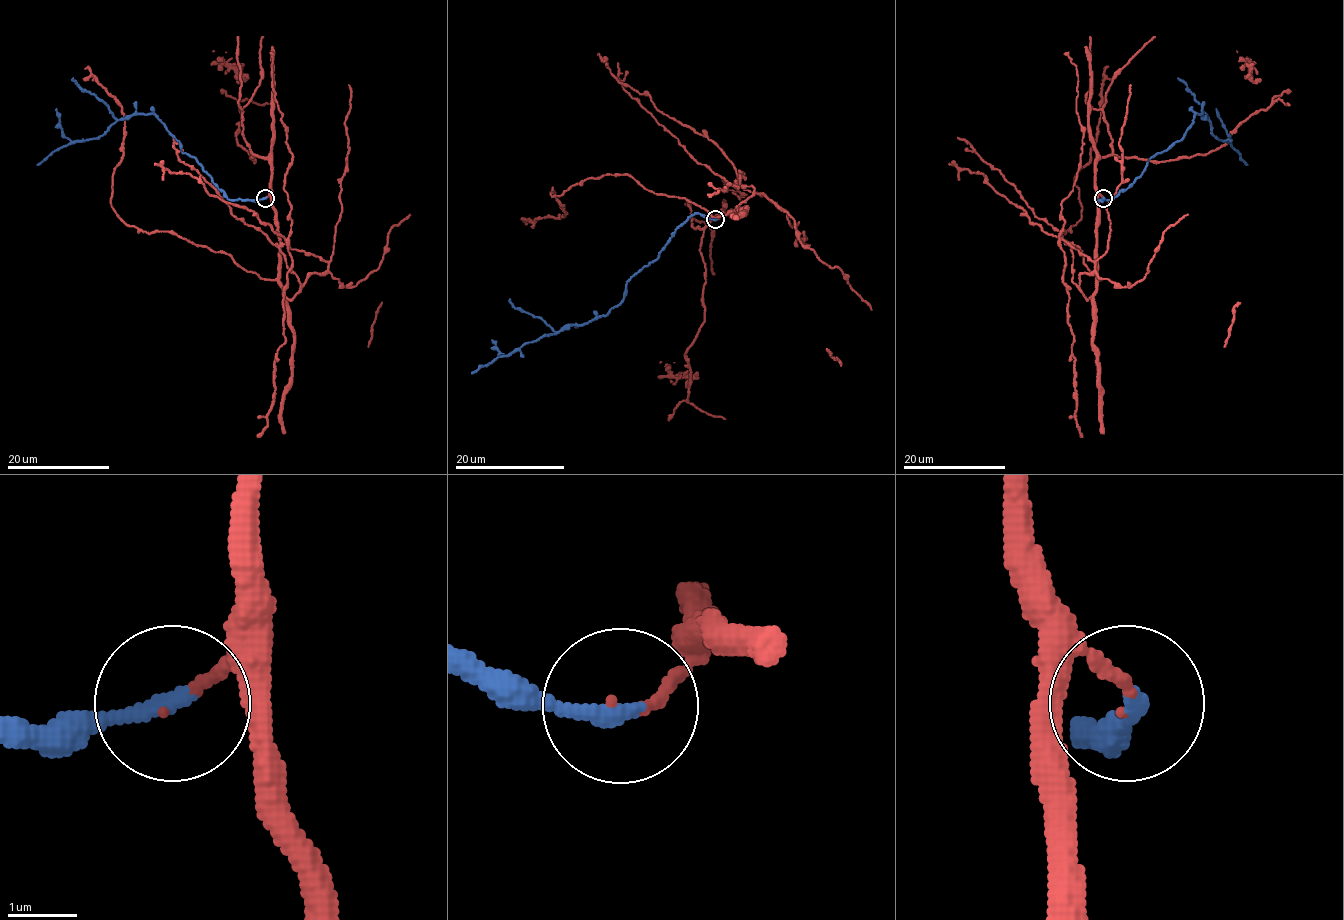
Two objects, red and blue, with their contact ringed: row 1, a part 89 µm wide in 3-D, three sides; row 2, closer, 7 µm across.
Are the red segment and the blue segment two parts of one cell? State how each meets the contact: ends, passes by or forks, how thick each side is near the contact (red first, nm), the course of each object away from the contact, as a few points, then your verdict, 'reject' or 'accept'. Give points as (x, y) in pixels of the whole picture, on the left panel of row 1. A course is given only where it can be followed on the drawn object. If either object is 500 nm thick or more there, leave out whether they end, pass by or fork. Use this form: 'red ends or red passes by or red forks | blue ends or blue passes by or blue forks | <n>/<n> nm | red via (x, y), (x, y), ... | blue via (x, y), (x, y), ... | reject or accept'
red ends | blue ends | 120/240 nm | red via (264, 198), (271, 198), (279, 239), (275, 279), (182, 237), (129, 227), (111, 201), (123, 107), (84, 69) | blue via (265, 198), (229, 200), (153, 114), (124, 116), (101, 136), (65, 145), (37, 165) | accept

